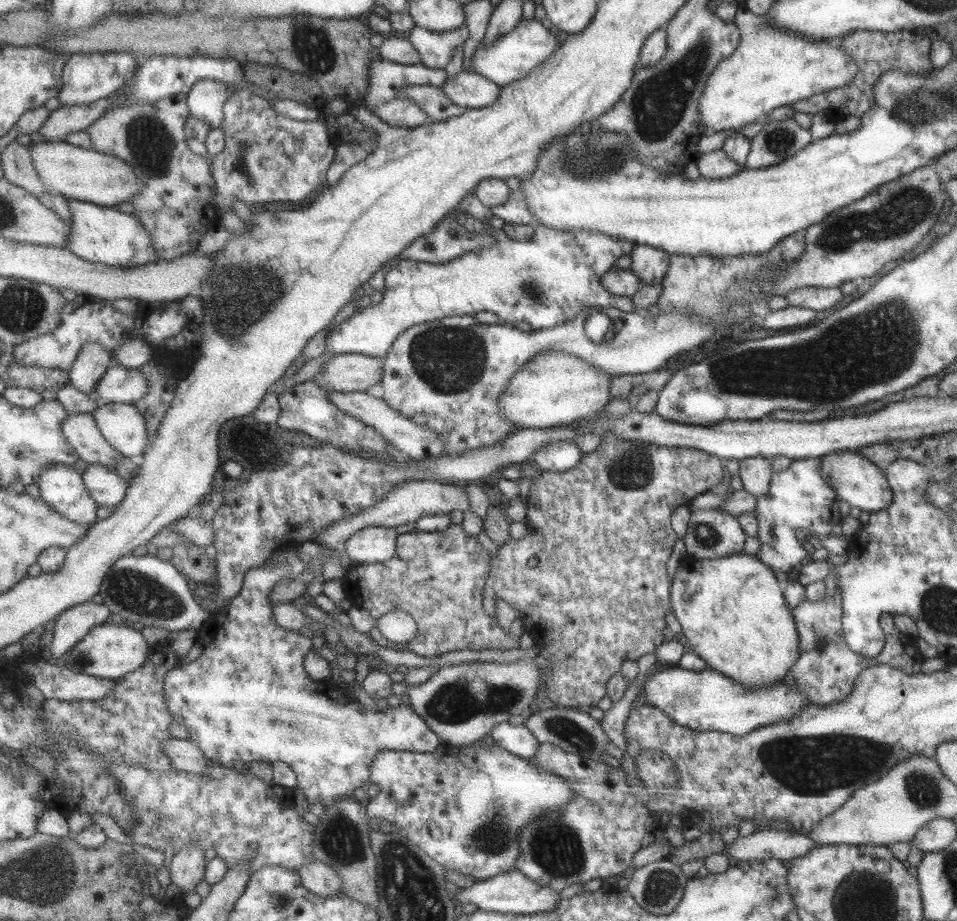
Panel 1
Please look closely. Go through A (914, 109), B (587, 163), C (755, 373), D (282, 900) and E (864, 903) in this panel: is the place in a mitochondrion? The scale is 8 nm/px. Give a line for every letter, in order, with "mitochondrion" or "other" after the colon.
A: mitochondrion
B: mitochondrion
C: mitochondrion
D: mitochondrion
E: mitochondrion

